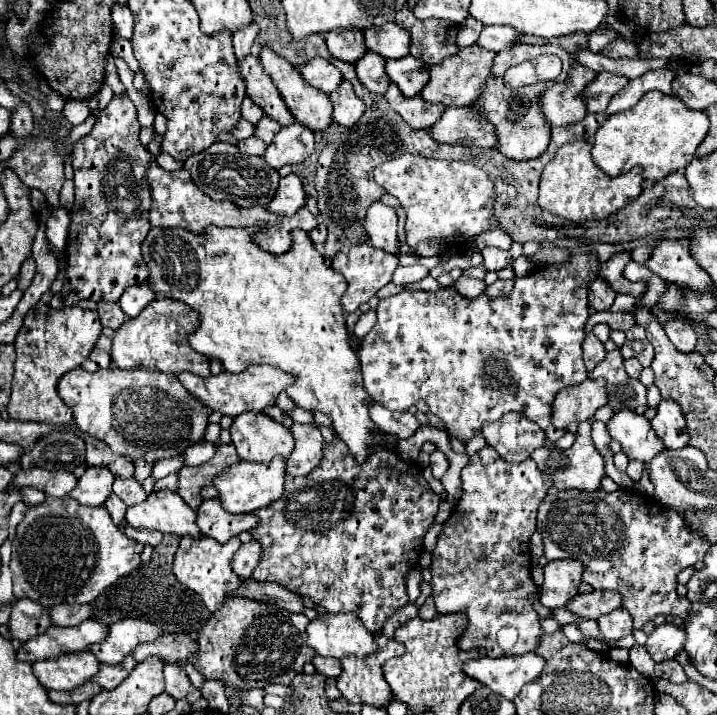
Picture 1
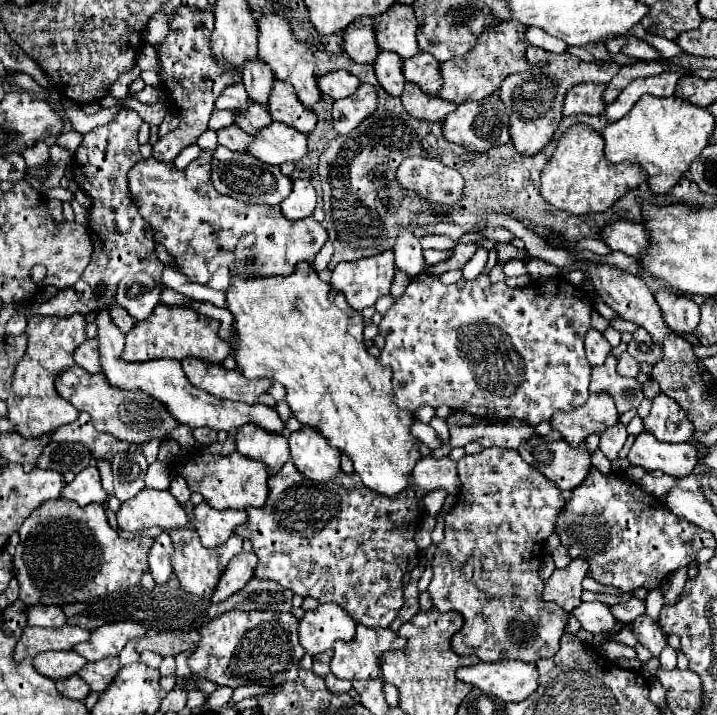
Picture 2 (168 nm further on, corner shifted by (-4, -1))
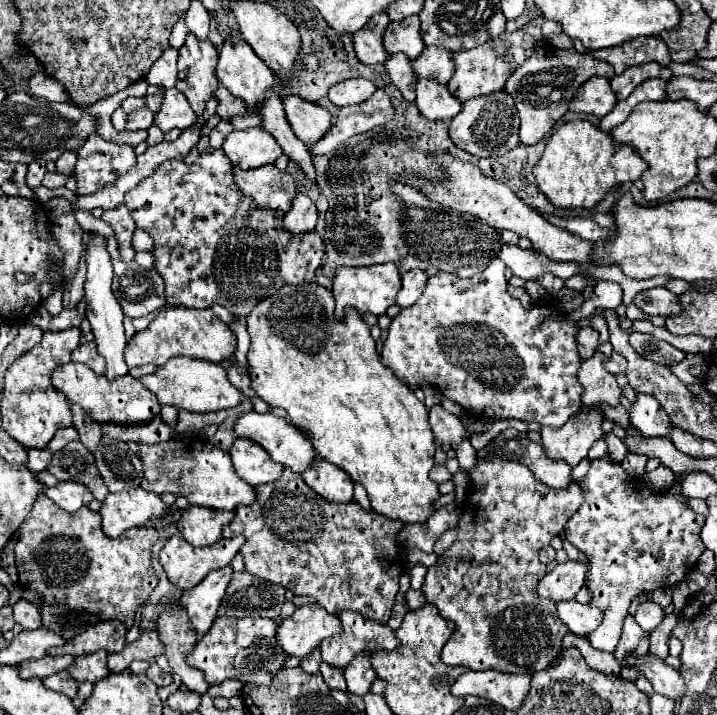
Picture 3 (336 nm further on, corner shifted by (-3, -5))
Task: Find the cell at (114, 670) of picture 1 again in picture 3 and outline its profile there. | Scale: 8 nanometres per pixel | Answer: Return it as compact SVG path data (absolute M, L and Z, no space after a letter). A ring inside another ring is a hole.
M96 650L94 654L74 658L74 666L70 666L68 672L78 682L84 682L84 680L98 682L98 680L102 680L110 672L108 666L106 666L106 650Z

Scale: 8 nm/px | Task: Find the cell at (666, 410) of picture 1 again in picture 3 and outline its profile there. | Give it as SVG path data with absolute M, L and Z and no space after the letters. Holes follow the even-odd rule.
M636 394L636 400L630 406L630 422L644 436L668 436L670 418L658 400L650 394Z

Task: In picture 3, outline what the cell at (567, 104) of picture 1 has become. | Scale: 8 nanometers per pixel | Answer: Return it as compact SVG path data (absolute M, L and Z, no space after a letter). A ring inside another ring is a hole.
M598 76L590 78L590 82L584 82L578 90L578 94L570 102L572 112L584 112L584 114L594 114L594 116L606 116L614 104L618 102L616 94L612 96L610 80Z

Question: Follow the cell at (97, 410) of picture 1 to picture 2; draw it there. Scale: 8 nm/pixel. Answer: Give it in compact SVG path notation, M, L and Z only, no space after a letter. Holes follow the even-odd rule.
M73 366L57 376L55 388L79 412L87 412L99 432L107 432L121 442L141 446L149 440L165 440L171 430L179 428L179 422L175 422L175 418L171 418L171 412L163 404L155 402L155 398L147 398L143 390L121 390L109 384L105 374L87 374L83 368Z

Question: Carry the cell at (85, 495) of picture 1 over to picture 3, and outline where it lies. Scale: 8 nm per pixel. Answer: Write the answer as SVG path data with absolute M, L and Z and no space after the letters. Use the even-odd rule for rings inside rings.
M58 482L52 488L44 488L44 494L66 512L76 512L92 502L90 490L86 486L80 486L78 482Z

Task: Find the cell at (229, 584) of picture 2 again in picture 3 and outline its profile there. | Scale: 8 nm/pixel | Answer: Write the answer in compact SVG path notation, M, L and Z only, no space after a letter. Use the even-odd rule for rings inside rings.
M226 566L222 570L210 572L198 586L182 594L180 606L186 610L192 630L196 632L196 638L202 638L206 630L210 630L230 578L232 578L232 568Z

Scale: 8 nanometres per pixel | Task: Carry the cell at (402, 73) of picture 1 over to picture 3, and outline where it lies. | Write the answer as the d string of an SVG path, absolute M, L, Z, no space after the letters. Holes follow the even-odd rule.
M426 46L422 54L416 60L412 60L412 68L416 78L430 78L440 84L448 84L450 76L454 74L452 60L454 60L454 52Z

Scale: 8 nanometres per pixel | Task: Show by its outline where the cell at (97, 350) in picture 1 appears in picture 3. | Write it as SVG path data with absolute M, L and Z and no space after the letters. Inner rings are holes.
M96 342L80 344L80 346L72 352L72 360L74 360L74 362L84 362L84 364L88 364L96 374L104 374L104 370L106 370L106 362L104 362L104 358L98 354Z

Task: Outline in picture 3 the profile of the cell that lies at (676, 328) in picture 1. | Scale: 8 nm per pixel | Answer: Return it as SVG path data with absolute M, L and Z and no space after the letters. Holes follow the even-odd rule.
M662 286L638 292L632 302L644 314L650 314L650 316L670 316L670 314L682 312L682 308L678 304L678 296L672 294L668 288L662 288Z

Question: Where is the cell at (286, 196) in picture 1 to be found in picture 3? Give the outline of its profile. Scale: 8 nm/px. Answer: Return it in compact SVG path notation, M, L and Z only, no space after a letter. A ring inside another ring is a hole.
M298 194L292 202L292 210L284 216L284 228L292 236L302 236L306 232L312 232L318 222L318 210L316 204L306 196Z

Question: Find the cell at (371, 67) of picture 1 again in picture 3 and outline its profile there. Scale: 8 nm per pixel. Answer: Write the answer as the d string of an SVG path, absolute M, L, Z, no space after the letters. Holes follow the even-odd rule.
M394 54L386 60L386 72L390 76L390 80L398 86L398 90L402 92L406 102L414 102L414 88L416 86L416 78L414 78L414 70L410 66L410 60L406 58L406 54Z

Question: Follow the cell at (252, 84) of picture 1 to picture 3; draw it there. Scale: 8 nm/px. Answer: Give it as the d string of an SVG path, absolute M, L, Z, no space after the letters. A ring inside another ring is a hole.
M288 96L282 100L282 104L284 104L286 118L288 118L294 134L306 146L312 146L320 138L324 138L324 134L332 126L332 114L328 110L320 108L318 104L306 102L298 96Z

